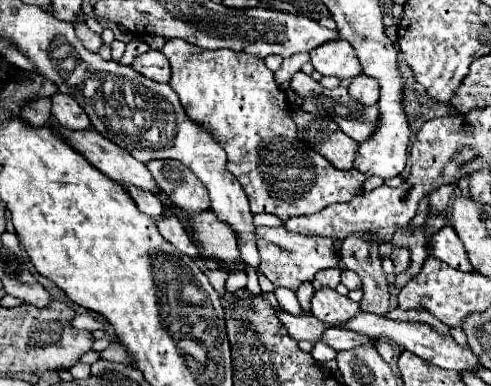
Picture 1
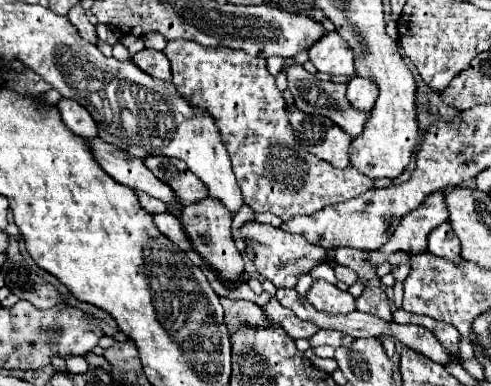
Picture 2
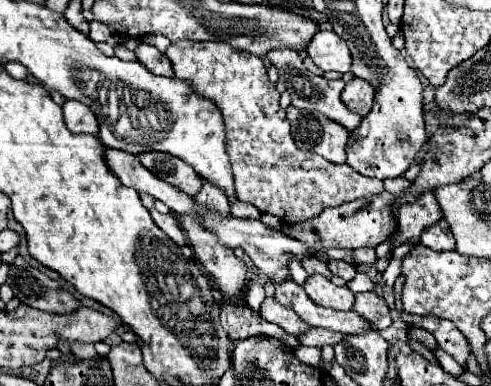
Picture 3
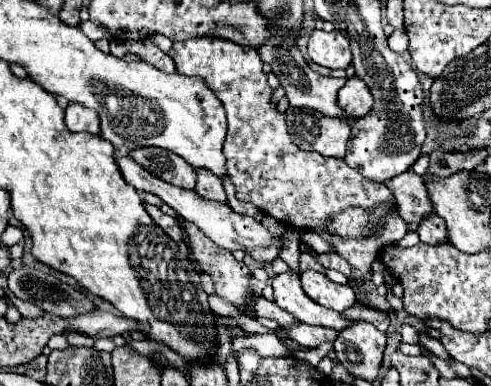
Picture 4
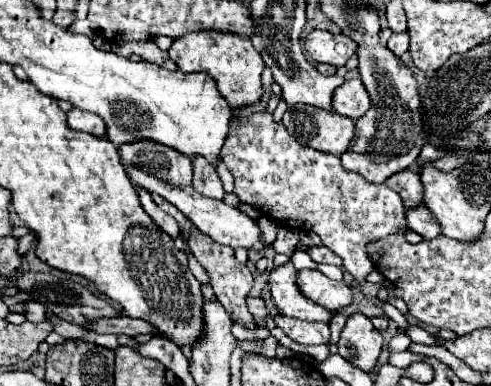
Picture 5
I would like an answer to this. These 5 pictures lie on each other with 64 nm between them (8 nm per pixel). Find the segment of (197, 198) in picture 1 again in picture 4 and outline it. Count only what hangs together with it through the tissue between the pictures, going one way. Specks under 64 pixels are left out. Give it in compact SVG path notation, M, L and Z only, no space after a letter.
M136 148L130 156L146 168L150 174L162 178L168 184L194 190L196 186L196 170L180 156L162 150L162 148Z

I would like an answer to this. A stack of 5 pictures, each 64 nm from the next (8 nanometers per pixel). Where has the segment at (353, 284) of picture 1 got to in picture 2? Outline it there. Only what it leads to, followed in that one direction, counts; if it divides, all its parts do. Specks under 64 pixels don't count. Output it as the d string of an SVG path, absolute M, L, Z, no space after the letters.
M334 264L334 270L336 270L336 278L342 280L346 286L352 286L352 284L358 280L356 272L352 272L350 268L344 268L344 266L340 266L340 264Z

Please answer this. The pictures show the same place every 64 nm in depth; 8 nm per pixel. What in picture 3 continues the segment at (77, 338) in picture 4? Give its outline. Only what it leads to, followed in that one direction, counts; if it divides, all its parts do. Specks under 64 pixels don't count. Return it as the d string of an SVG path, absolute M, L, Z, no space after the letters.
M74 342L70 345L70 349L74 355L84 360L92 360L92 358L98 356L93 344L79 344L78 342Z

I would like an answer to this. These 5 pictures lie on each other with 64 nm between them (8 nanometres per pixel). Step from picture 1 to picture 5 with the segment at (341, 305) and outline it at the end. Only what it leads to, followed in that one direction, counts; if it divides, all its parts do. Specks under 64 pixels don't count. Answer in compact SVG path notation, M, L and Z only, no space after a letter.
M318 270L298 272L298 286L306 298L328 308L330 312L338 312L352 304L350 286L346 282L334 282Z

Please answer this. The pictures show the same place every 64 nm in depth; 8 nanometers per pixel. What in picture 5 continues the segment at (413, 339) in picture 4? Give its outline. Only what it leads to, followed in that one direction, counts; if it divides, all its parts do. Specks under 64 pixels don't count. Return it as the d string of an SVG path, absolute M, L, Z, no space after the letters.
M381 302L381 308L385 315L387 315L391 320L395 321L400 330L405 333L408 328L408 322L404 315L394 306L388 302Z

